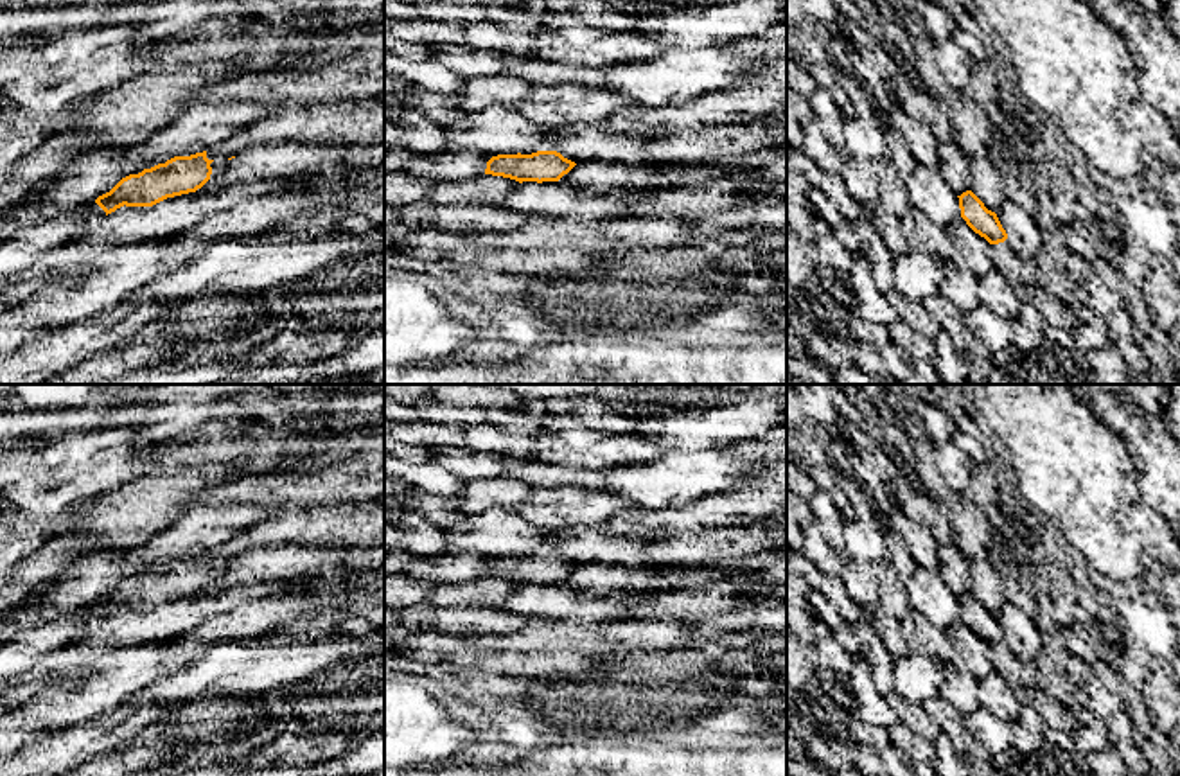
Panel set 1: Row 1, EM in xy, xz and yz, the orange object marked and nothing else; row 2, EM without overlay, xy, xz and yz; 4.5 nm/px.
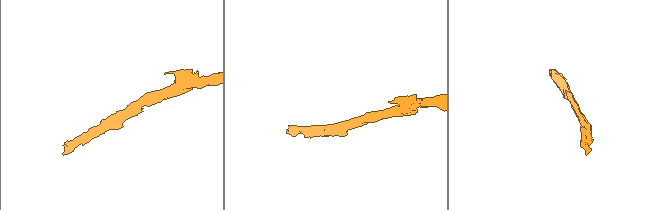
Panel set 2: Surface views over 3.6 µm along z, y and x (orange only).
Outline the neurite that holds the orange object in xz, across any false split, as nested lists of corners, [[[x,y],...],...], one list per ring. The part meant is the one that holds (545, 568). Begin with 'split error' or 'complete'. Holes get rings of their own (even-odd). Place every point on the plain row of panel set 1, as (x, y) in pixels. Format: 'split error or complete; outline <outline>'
complete; outline [[[537,553],[532,557],[498,557],[487,564],[485,577],[523,584],[559,584],[577,566],[557,553]]]

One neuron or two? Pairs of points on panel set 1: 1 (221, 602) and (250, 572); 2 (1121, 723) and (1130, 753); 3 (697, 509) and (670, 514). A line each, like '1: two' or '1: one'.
1: two
2: one
3: one

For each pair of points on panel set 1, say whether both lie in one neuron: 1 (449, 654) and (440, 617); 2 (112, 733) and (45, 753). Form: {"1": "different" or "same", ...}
{"1": "different", "2": "same"}

